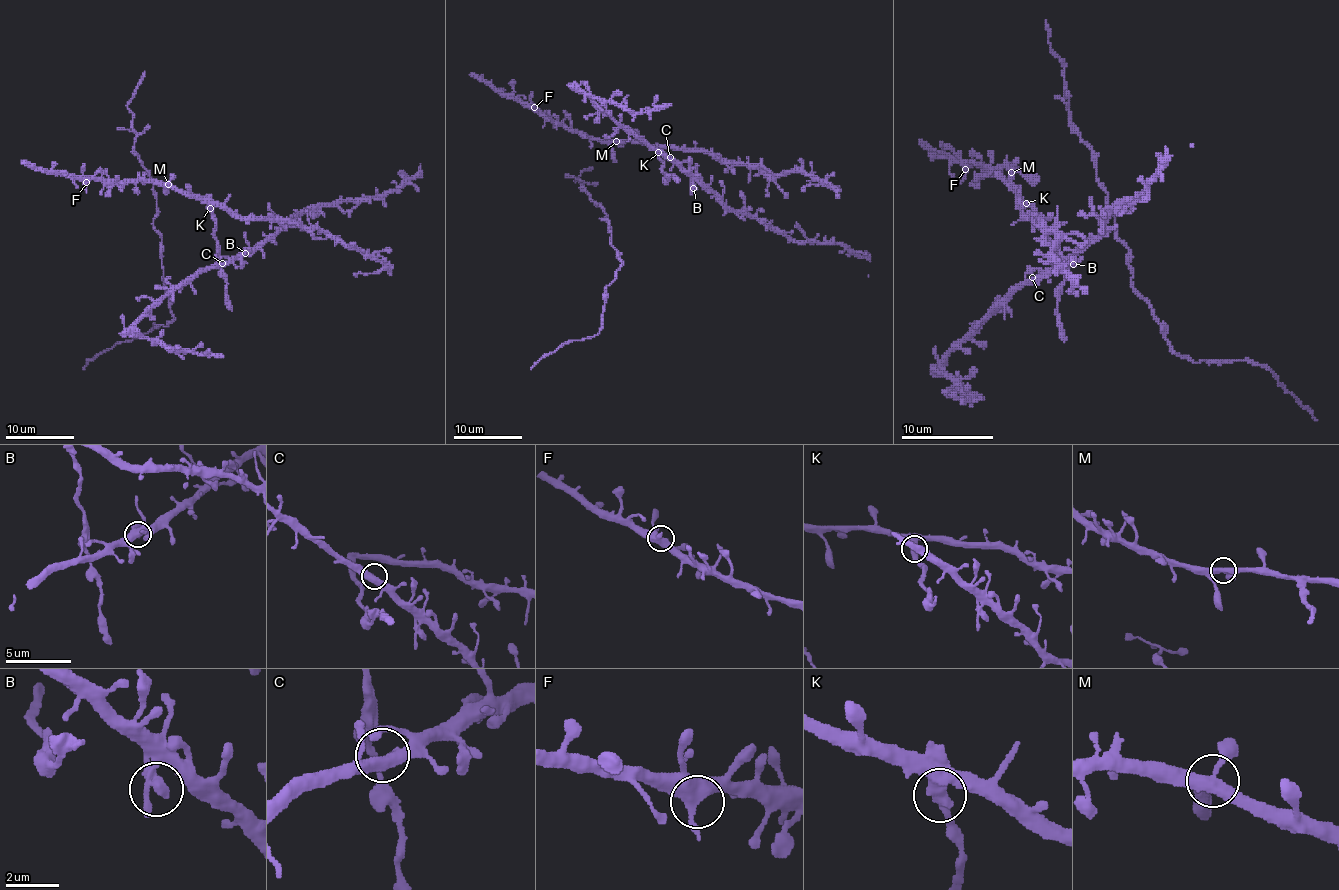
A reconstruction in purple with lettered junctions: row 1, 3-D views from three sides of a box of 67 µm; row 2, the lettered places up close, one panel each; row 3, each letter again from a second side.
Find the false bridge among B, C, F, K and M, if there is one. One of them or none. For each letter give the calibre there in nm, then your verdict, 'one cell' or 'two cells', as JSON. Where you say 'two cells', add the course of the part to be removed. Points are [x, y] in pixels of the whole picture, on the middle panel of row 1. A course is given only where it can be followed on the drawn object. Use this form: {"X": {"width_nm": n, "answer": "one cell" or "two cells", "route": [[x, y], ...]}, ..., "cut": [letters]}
{"B": {"width_nm": 440, "answer": "one cell"}, "C": {"width_nm": 440, "answer": "one cell"}, "F": {"width_nm": 440, "answer": "one cell"}, "K": {"width_nm": 440, "answer": "two cells", "route": [[658, 152], [663, 160], [666, 181], [675, 176], [680, 181]]}, "M": {"width_nm": 360, "answer": "one cell"}, "cut": ["K"]}

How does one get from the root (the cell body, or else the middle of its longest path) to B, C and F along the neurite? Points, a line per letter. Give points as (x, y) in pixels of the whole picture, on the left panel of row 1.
B: (172, 189), (189, 191), (208, 203), (215, 217), (216, 259), (222, 270), (225, 261), (245, 253)
C: (172, 189), (189, 191), (208, 203), (215, 217), (216, 259), (222, 270), (225, 261), (222, 263)
F: (172, 189), (143, 181), (90, 179), (86, 182)

